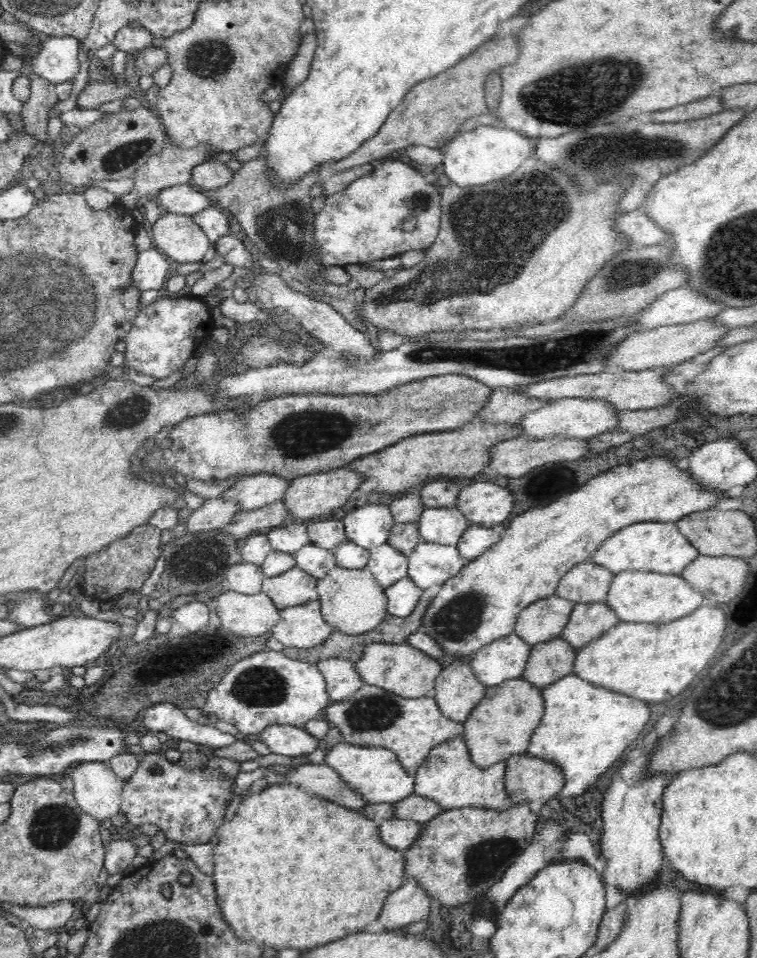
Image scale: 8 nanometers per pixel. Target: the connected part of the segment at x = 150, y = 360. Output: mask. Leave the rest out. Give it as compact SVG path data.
M163 296L142 306L128 334L123 338L126 342L125 364L144 376L157 379L183 370L184 364L194 356L201 339L209 333L211 325L207 310L203 299L195 297L172 299Z

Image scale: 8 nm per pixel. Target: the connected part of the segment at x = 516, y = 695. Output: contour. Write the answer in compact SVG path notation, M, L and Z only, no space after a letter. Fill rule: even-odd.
M521 676L487 687L483 700L463 723L463 737L470 750L471 761L478 767L488 767L513 754L526 753L531 736L544 716L542 687Z

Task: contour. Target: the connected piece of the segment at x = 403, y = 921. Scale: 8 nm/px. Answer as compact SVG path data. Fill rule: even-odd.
M406 876L400 888L386 898L380 918L368 924L364 932L380 932L382 928L401 930L407 924L424 921L429 916L431 899L411 876Z

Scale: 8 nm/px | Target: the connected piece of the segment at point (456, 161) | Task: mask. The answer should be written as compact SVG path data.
M478 126L474 130L455 136L442 148L443 170L450 182L466 188L476 184L488 184L492 180L512 174L516 168L534 155L532 140L524 133L502 126Z

